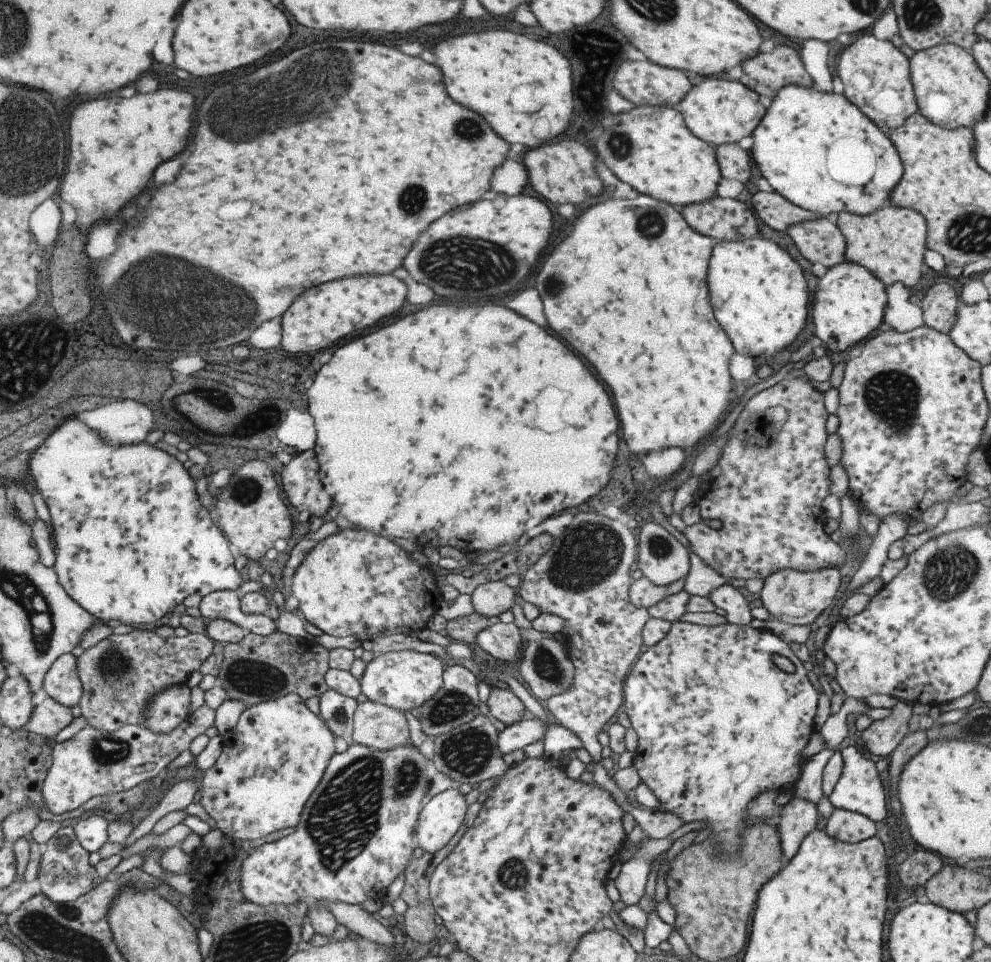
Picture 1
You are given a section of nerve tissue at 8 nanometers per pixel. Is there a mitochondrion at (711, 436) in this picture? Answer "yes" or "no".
no

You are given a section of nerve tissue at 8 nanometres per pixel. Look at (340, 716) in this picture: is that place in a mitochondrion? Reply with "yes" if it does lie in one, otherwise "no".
yes

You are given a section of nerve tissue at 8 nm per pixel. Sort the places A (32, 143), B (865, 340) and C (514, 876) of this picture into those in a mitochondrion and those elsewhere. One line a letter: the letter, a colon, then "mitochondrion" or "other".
A: mitochondrion
B: other
C: mitochondrion

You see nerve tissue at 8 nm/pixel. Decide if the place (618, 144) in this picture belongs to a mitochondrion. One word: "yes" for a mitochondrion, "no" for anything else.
yes

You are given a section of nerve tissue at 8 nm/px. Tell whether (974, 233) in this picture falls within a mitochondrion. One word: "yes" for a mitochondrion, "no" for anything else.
yes

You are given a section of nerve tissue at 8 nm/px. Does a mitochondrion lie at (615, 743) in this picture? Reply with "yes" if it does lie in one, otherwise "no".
no

